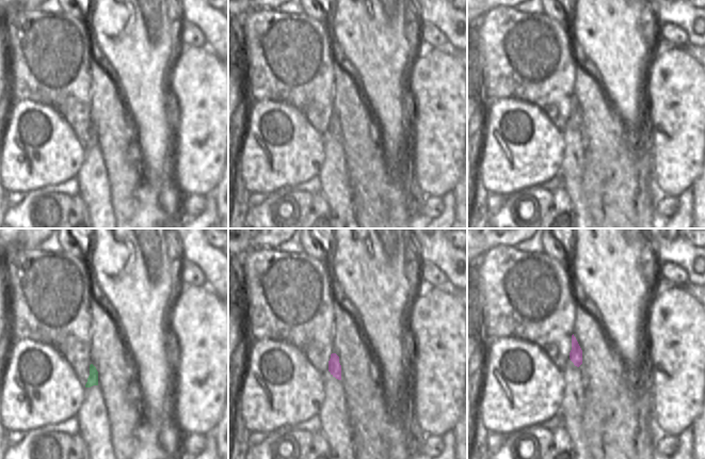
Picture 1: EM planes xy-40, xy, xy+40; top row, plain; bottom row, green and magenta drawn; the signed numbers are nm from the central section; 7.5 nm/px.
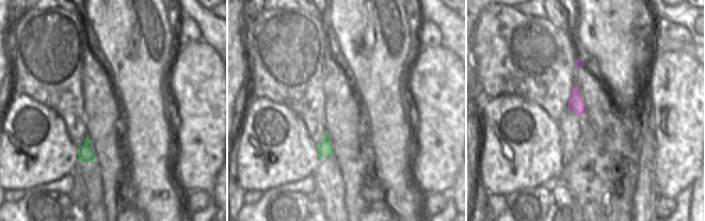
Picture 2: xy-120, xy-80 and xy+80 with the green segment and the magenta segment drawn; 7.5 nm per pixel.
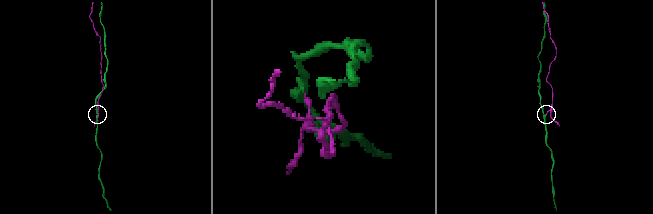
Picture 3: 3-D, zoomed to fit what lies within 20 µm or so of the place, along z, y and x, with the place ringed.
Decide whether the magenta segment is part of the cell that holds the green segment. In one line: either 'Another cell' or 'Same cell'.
Another cell.

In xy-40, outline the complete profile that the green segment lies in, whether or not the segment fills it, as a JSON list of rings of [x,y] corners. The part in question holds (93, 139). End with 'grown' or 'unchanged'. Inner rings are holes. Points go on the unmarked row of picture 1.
[[[91,125],[90,126],[90,137],[87,139],[85,148],[91,148],[93,146],[98,146],[98,132],[96,128],[93,125]]]; unchanged

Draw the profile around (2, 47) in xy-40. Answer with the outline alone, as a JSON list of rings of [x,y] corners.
[[[0,30],[0,111],[6,94],[6,49]]]

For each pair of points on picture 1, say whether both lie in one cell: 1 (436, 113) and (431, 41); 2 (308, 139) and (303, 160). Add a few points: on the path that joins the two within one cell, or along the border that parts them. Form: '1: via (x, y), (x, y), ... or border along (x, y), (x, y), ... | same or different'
1: border along (422, 46), (447, 48) | different
2: via (303, 144), (303, 155) | same

